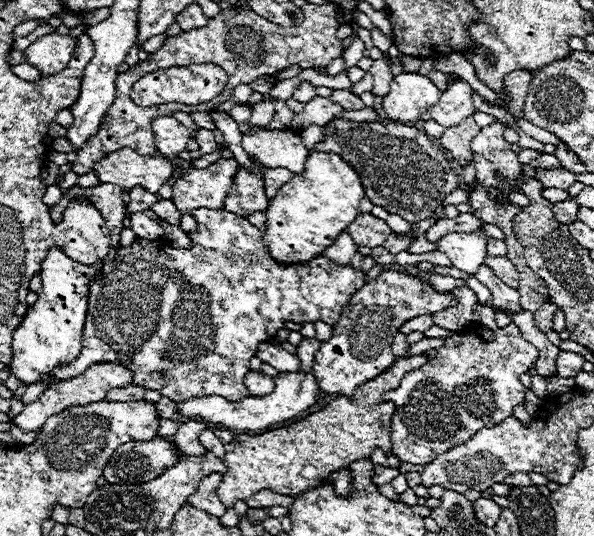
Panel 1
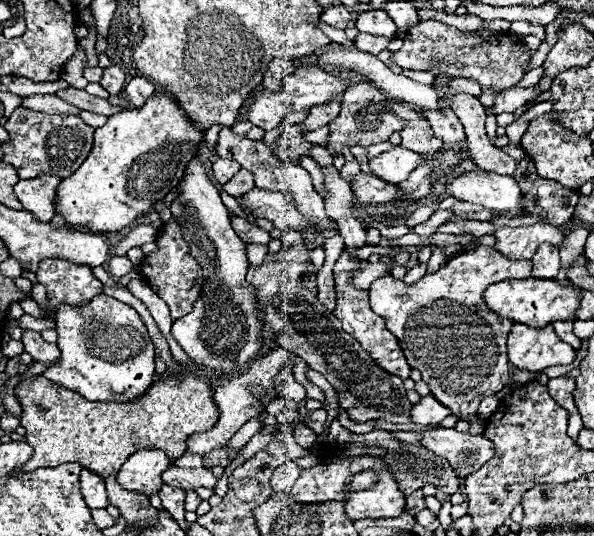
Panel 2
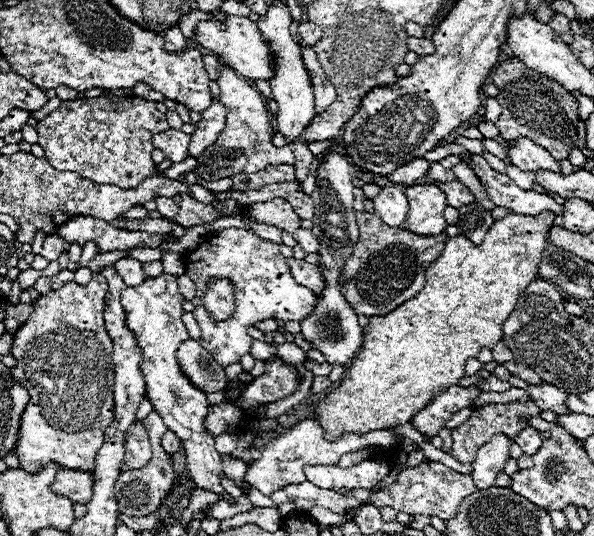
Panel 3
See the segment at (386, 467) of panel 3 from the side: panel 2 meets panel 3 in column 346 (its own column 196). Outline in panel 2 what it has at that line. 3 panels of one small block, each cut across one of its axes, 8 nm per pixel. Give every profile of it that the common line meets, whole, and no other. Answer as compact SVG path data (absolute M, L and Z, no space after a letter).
M170 466L166 472L162 472L164 484L172 488L182 490L196 490L196 488L216 488L218 478L212 476L206 468L176 468Z

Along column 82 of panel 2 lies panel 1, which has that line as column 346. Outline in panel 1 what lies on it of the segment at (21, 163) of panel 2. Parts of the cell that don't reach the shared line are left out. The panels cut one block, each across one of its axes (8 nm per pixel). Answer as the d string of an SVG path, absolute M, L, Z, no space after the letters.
M336 120L324 128L324 142L316 144L316 150L340 154L360 174L370 202L400 214L410 224L430 218L446 194L458 188L458 174L446 154L414 126Z

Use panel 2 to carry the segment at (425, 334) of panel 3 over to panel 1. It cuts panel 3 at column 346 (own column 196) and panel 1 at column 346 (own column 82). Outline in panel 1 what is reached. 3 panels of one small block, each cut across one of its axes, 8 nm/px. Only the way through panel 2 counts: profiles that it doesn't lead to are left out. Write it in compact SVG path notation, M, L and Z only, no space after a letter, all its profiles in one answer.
M426 354L396 358L392 368L376 376L376 380L356 388L352 400L346 396L338 396L320 412L314 412L286 428L270 430L258 436L234 436L234 440L226 444L224 464L228 472L218 486L218 496L224 506L230 508L236 500L246 500L268 488L278 494L300 496L316 488L328 474L366 458L374 448L380 448L386 456L390 456L390 422L394 414L394 404L384 402L382 394L396 388L406 372L420 368L428 360L430 358Z

